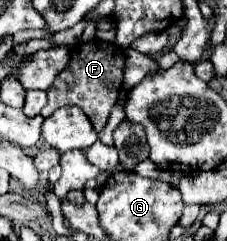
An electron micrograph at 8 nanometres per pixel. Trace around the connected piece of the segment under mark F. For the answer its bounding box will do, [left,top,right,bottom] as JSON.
[41,39,125,133]

